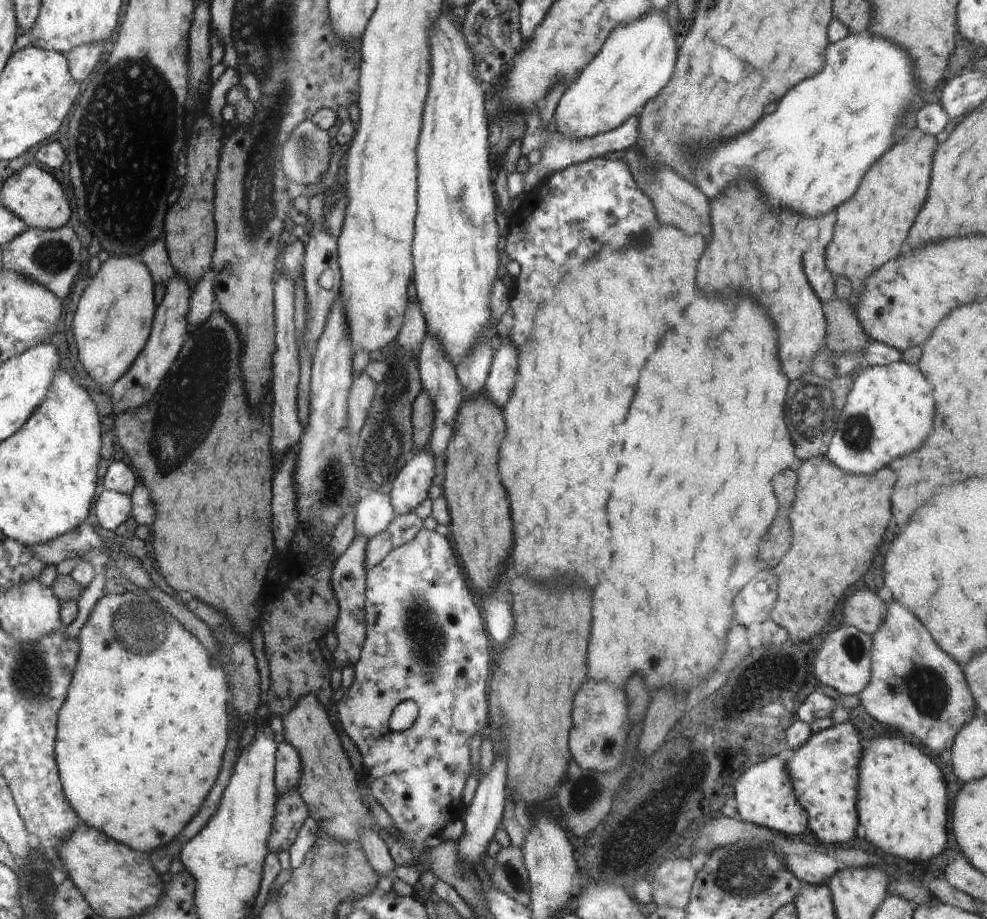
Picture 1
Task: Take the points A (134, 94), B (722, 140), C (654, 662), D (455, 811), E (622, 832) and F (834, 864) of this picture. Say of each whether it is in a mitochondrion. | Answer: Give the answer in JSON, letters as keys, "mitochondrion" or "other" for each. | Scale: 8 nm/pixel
{"A":"mitochondrion","B":"other","C":"other","D":"other","E":"mitochondrion","F":"other"}

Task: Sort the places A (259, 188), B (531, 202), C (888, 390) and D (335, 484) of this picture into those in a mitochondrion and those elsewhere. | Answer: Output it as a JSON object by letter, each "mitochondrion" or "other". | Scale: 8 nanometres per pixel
{"A":"mitochondrion","B":"other","C":"other","D":"mitochondrion"}

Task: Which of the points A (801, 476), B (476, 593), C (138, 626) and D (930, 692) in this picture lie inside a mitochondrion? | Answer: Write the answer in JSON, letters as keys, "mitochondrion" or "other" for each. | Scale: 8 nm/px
{"A":"other","B":"other","C":"mitochondrion","D":"mitochondrion"}

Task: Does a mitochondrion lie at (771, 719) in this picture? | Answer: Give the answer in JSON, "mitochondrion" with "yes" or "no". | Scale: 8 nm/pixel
{"mitochondrion":"yes"}

